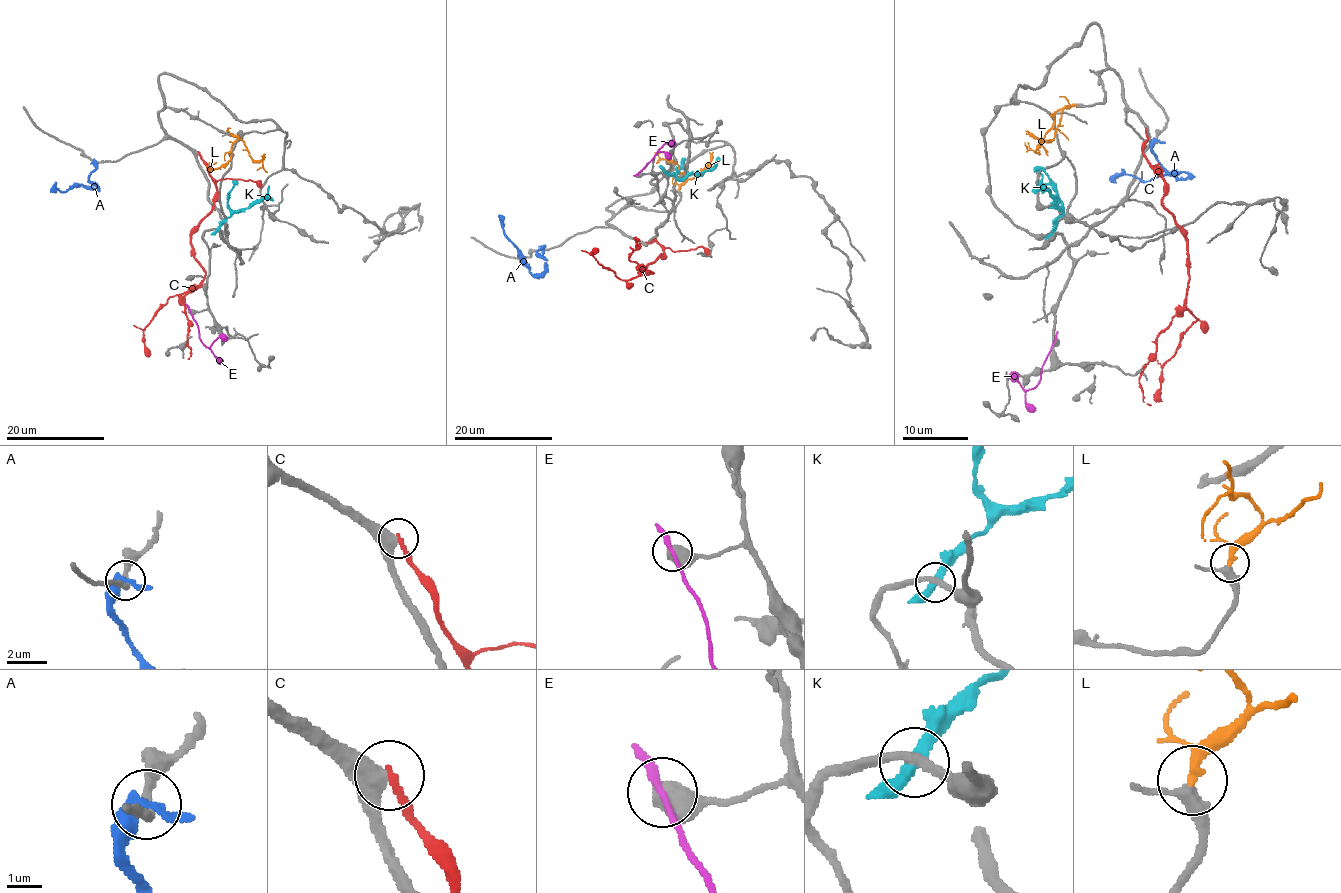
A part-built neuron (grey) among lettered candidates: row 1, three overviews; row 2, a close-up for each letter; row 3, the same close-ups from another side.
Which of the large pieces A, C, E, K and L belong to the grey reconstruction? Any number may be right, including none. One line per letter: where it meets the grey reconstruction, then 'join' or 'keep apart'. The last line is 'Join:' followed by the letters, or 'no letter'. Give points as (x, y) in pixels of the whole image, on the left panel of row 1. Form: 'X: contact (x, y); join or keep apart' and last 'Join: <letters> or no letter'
A: contact (95, 160); keep apart
C: contact (198, 152); keep apart
E: contact (190, 310); keep apart
K: contact (217, 229); keep apart
L: contact (231, 134); join
Join: L

